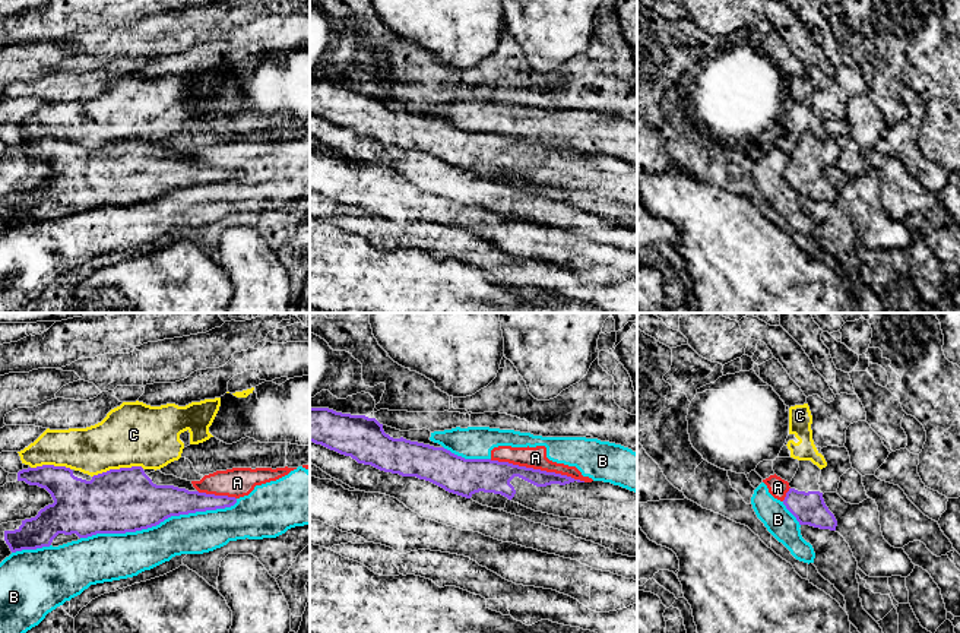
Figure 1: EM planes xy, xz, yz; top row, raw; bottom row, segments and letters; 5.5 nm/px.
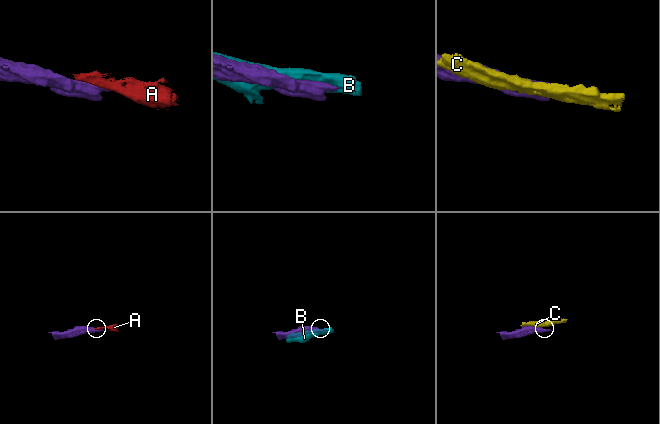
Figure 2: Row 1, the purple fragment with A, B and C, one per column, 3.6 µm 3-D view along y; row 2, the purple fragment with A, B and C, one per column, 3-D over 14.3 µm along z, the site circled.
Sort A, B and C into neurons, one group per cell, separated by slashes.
A B / C

